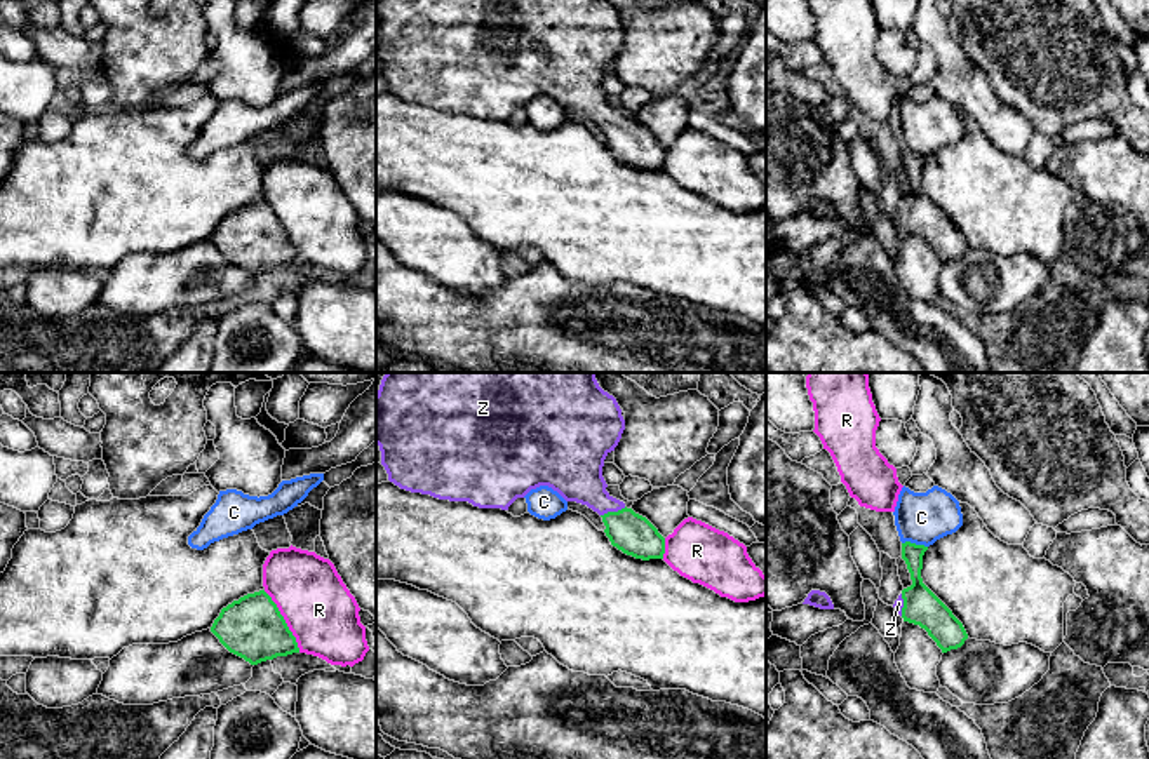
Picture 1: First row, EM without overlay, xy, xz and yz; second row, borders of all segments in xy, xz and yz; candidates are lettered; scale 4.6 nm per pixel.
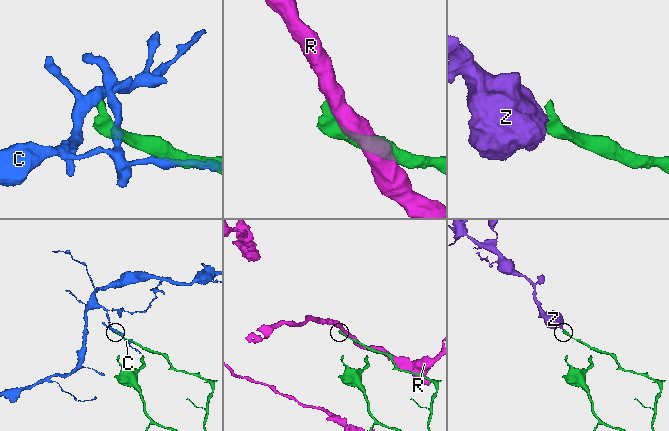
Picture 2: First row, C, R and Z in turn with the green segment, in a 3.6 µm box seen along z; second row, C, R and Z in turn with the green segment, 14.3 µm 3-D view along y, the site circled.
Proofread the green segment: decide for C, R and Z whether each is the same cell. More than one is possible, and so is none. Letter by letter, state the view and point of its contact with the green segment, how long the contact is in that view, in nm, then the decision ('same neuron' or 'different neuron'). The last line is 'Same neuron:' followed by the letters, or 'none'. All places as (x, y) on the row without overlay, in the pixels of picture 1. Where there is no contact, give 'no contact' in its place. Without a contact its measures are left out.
C: meets green in yz at (914, 154); contact 120 nm long; different neuron
R: meets green in xy at (284, 232); contact 340 nm long; different neuron
Z: meets green in xz at (613, 122); contact 130 nm long; same neuron
Same neuron: Z

